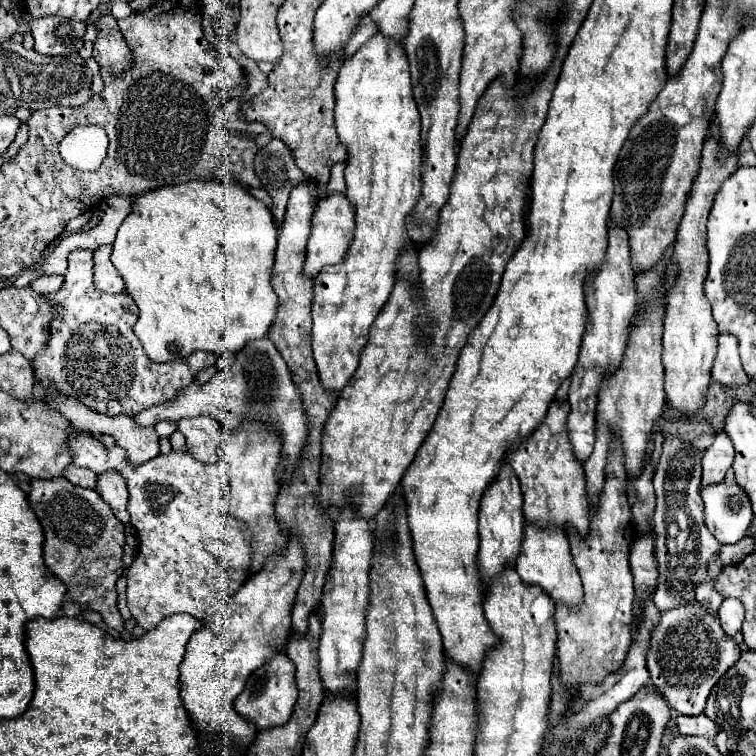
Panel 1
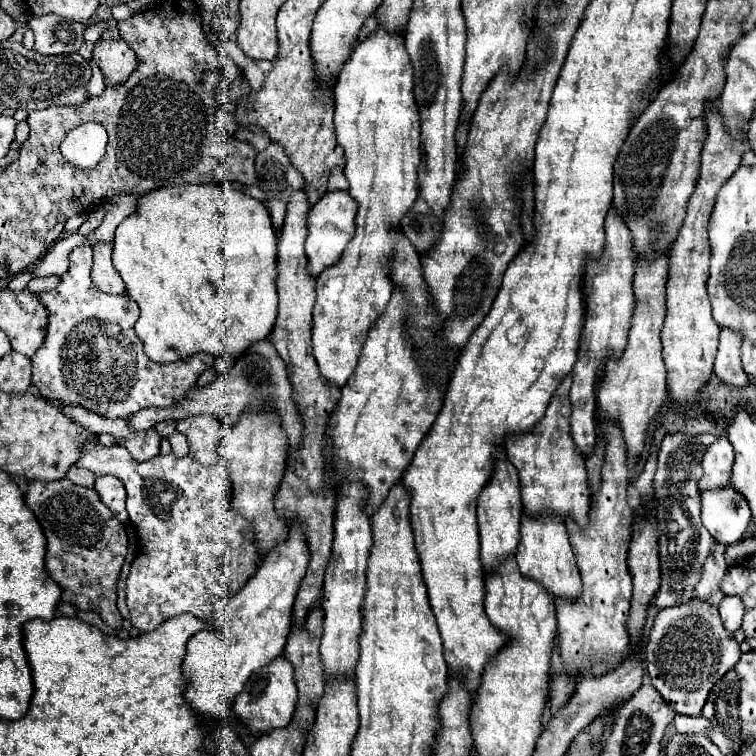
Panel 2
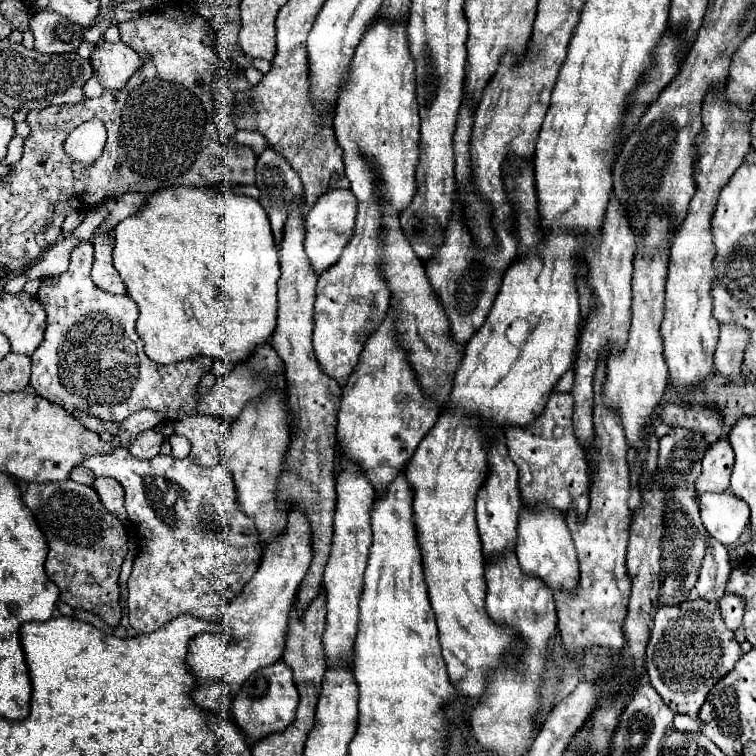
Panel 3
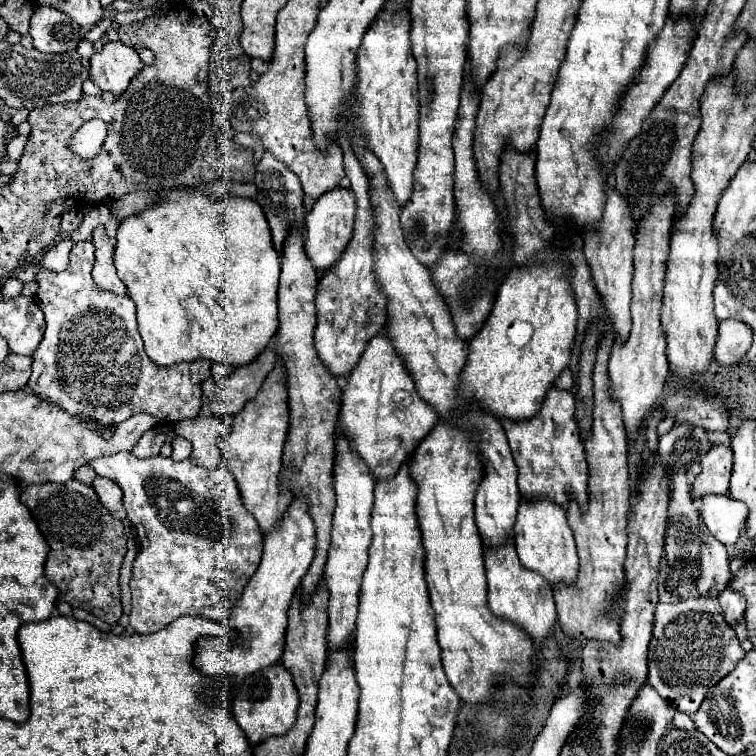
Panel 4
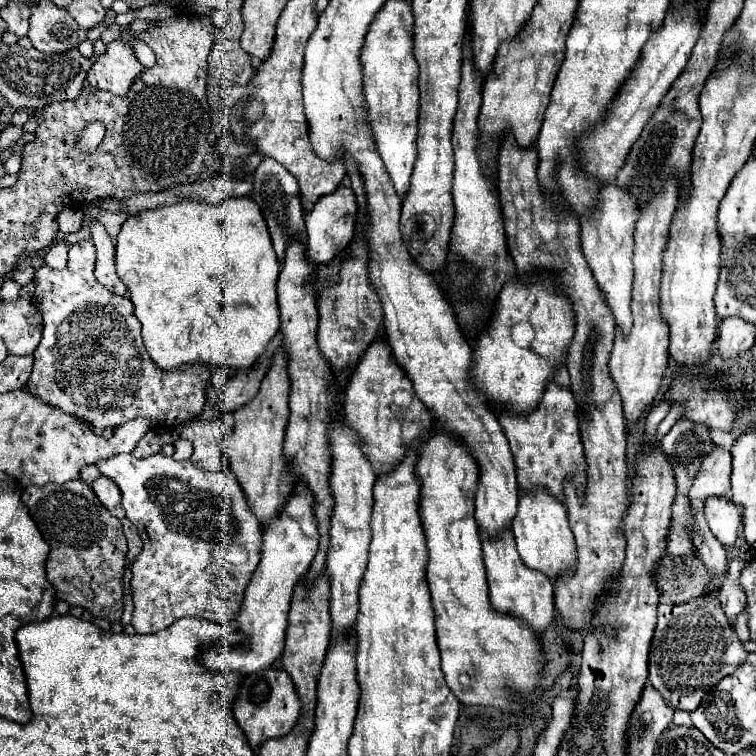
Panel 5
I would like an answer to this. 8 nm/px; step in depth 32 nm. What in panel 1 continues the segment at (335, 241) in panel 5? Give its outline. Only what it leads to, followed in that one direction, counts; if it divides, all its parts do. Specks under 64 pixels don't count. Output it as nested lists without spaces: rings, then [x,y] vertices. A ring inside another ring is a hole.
[[[330,194],[326,198],[322,198],[316,204],[316,210],[312,214],[312,232],[306,244],[306,264],[304,264],[304,272],[310,278],[316,278],[316,274],[326,266],[326,264],[334,264],[340,262],[346,256],[348,244],[352,242],[352,234],[354,234],[354,206],[352,202],[346,198],[346,194]]]

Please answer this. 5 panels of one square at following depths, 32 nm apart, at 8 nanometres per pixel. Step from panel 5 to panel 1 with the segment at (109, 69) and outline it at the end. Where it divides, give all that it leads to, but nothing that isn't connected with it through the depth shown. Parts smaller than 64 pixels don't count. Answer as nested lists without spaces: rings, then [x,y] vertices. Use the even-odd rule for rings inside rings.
[[[112,14],[102,16],[96,26],[100,30],[100,36],[94,42],[94,60],[102,68],[114,70],[112,76],[116,78],[126,74],[132,68],[132,52],[120,34],[116,18]]]

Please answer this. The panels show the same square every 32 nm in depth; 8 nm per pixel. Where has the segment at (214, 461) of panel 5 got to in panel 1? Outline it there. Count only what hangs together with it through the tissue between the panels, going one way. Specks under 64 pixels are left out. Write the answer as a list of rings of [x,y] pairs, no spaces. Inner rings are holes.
[[[196,416],[178,420],[178,432],[186,436],[188,452],[202,464],[214,464],[218,460],[216,450],[222,440],[224,428],[212,416]]]

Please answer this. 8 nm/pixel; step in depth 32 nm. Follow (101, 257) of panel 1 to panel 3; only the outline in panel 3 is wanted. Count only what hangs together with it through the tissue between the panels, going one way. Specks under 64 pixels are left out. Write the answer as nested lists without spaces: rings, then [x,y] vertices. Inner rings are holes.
[[[100,230],[94,232],[92,238],[94,244],[94,266],[92,266],[92,280],[100,290],[112,292],[112,294],[126,294],[126,286],[120,280],[114,264],[112,264],[112,248],[114,240],[104,238]]]

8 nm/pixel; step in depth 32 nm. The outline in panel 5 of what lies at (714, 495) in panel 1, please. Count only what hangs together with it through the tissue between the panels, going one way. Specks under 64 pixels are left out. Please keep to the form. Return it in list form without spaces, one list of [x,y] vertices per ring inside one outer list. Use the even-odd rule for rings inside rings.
[[[708,498],[704,504],[706,522],[722,546],[734,546],[740,532],[740,506],[724,498]]]

